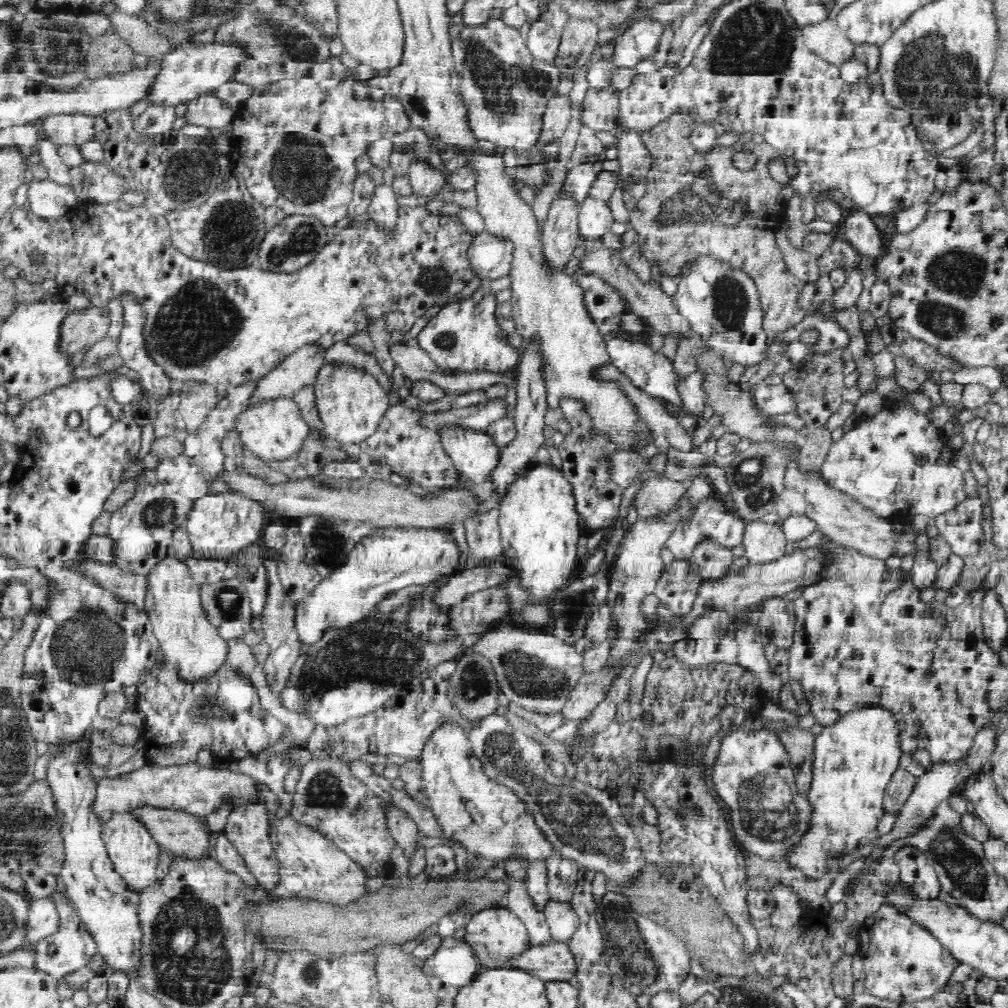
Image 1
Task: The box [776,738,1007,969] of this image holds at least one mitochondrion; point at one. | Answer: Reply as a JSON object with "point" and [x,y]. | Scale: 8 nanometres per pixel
{"point":[966,871]}

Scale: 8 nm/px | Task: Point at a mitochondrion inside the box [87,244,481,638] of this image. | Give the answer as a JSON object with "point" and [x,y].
{"point":[191,326]}

